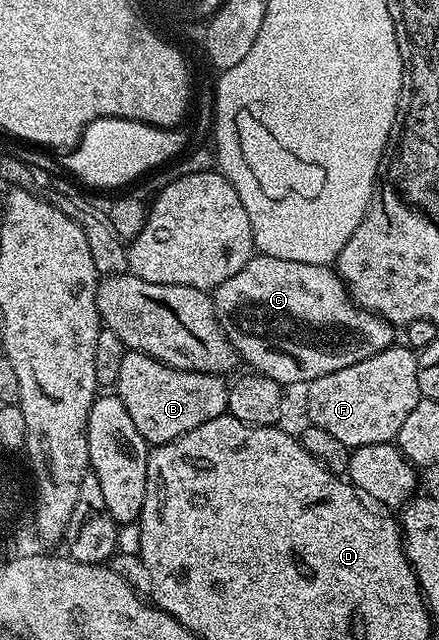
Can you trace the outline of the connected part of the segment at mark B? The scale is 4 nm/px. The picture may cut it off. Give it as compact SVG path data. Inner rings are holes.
M132 351L126 352L119 367L115 393L150 446L166 445L211 419L224 417L229 407L229 385L224 376L172 369L146 353Z

